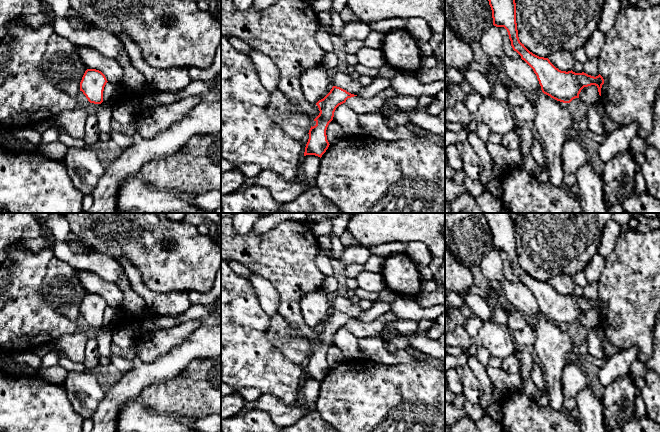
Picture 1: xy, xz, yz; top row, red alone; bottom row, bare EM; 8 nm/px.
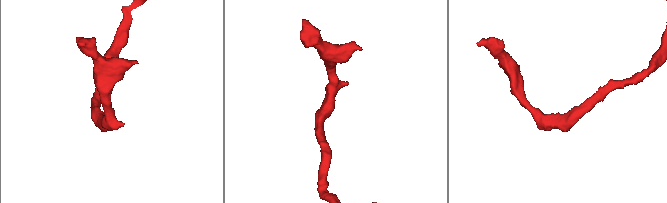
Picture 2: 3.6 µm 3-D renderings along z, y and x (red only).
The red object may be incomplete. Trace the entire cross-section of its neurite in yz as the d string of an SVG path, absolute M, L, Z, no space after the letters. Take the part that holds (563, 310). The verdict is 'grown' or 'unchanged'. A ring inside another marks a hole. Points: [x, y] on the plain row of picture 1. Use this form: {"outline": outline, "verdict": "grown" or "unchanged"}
{"outline": "M509 213L481 214L489 225L493 249L507 254L513 274L533 293L544 318L557 325L570 327L573 323L579 322L584 311L595 309L601 320L604 303L600 298L594 301L584 296L561 295L548 282L533 278L520 266L516 247L516 227Z", "verdict": "unchanged"}

